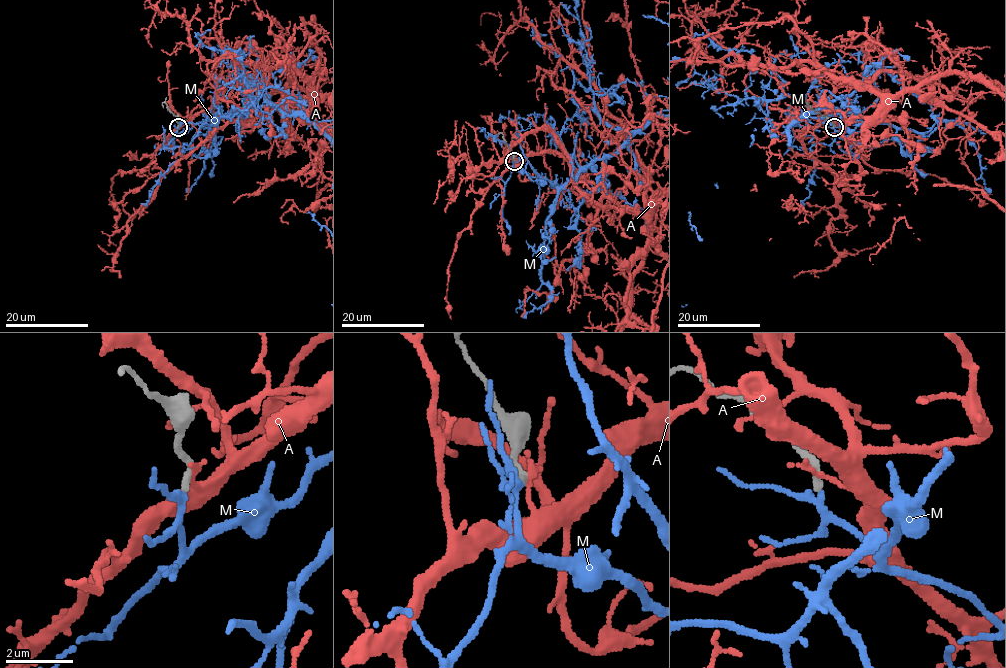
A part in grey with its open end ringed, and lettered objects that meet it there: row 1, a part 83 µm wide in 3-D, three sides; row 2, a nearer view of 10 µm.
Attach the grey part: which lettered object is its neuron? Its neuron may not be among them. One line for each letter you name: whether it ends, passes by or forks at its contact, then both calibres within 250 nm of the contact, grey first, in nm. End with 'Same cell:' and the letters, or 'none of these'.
M: It forks there. Thickness 240 nm (grey) against 160 nm
Same cell: M

